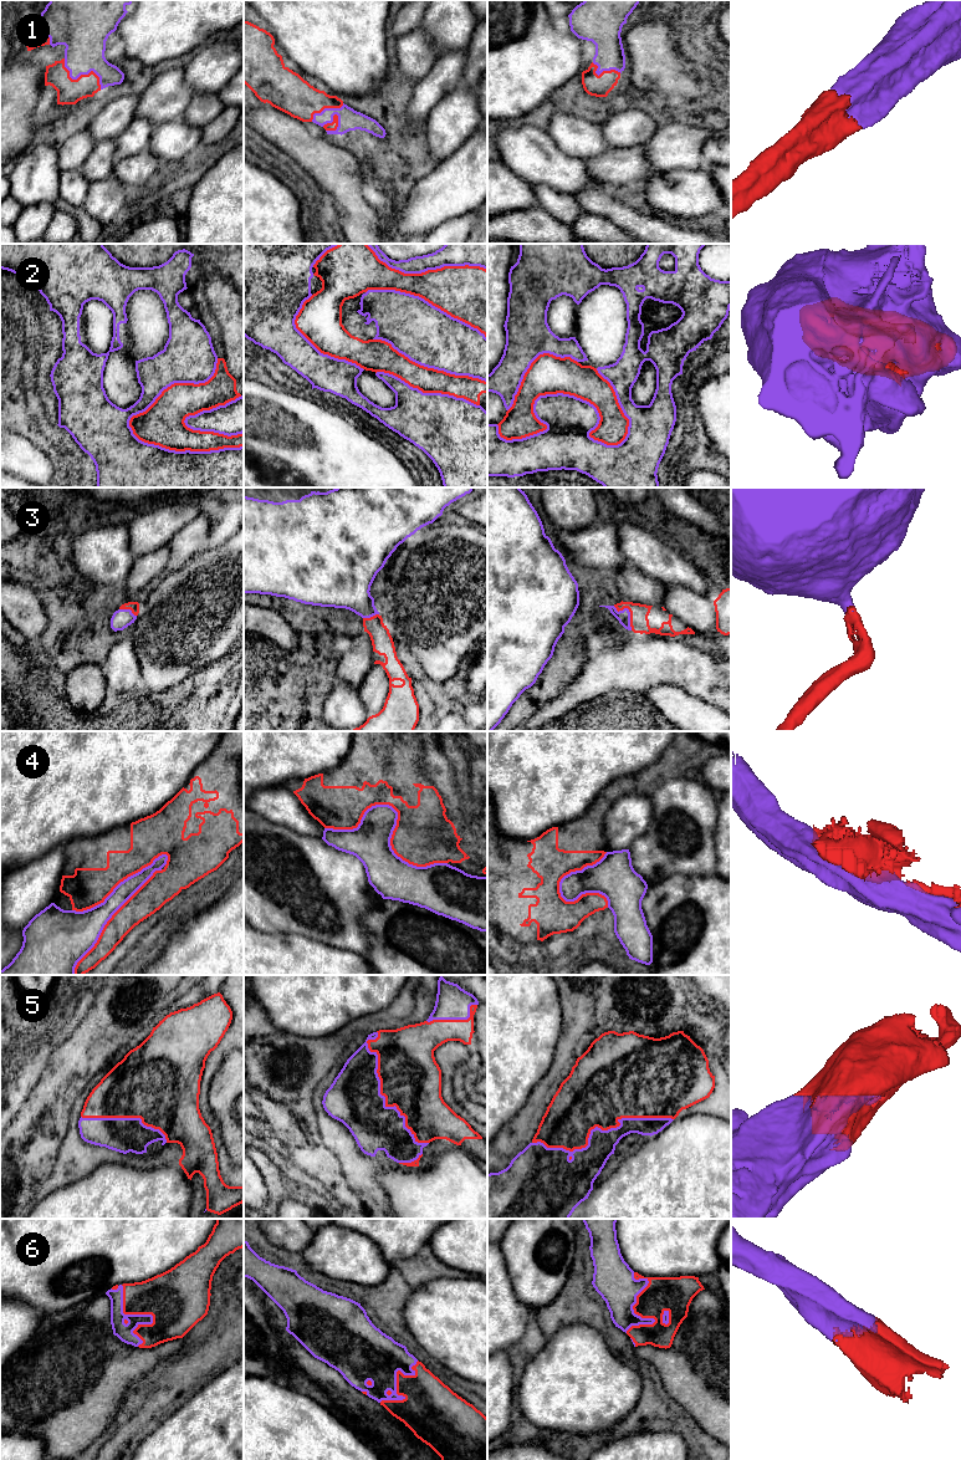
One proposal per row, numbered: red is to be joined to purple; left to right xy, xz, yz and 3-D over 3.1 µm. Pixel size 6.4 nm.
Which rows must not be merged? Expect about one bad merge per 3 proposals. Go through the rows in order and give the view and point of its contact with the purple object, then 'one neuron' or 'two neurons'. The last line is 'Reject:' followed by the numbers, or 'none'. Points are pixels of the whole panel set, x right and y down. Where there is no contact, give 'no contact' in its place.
1: xy (81, 73) | one neuron
2: yz (567, 394) | two neurons
3: yz (629, 612) | one neuron
4: xz (397, 818) | two neurons
5: yz (599, 1128) | one neuron
6: yz (633, 1312) | one neuron
Reject: 2, 4

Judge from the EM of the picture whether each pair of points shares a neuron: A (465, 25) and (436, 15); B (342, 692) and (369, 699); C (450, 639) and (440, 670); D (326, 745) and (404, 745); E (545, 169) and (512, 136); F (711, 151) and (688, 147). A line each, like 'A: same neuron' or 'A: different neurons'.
A: same neuron
B: different neurons
C: same neuron
D: different neurons
E: same neuron
F: different neurons

